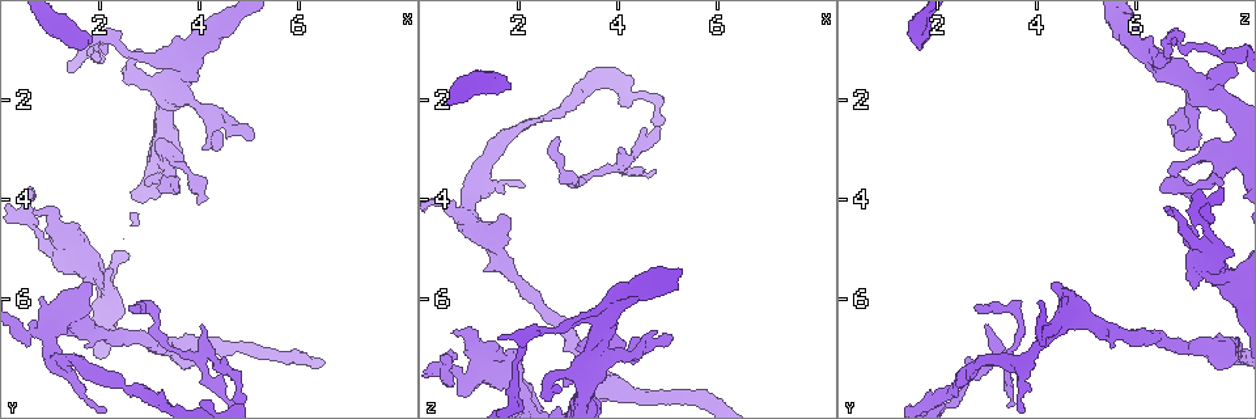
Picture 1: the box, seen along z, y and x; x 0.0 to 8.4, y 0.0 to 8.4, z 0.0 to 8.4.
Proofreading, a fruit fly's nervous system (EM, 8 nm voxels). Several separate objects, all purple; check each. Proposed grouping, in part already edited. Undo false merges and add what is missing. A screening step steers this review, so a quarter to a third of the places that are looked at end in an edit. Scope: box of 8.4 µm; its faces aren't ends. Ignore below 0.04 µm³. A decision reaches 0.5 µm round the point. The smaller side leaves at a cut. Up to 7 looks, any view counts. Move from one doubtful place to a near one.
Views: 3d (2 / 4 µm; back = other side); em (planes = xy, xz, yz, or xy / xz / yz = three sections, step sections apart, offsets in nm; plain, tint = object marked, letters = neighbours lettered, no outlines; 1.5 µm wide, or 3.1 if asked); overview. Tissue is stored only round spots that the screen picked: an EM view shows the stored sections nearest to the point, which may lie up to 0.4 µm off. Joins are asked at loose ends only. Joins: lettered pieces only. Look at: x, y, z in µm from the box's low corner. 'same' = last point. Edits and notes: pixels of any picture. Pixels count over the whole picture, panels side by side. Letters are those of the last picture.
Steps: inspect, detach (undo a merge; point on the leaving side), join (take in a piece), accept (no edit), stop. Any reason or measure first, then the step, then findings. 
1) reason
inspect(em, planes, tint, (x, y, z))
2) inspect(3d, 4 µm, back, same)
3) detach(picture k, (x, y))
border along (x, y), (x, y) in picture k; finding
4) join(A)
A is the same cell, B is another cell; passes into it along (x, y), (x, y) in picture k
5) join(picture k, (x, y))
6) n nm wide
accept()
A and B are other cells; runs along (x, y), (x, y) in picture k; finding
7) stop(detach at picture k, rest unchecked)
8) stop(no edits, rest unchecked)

inspect(em, yz, step 4, letters, (2.00, 5.80, 7.15))

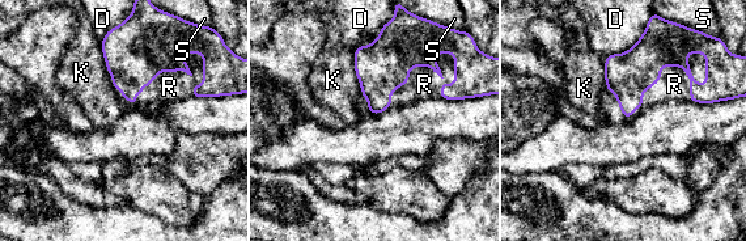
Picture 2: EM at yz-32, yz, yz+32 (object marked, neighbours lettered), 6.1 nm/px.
inspect(em, planes, letters, same)

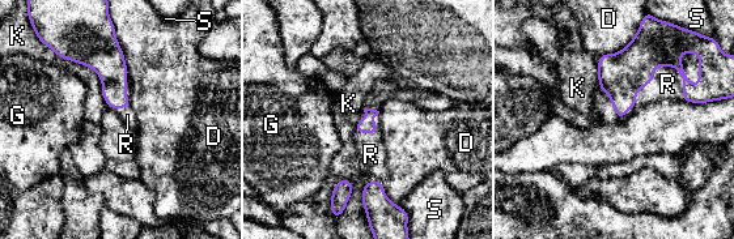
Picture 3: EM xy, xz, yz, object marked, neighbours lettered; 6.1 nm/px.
join(R)
R is the same cell, D, G, K and S are other cells; it goes on there

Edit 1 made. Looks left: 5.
redraw
inspect(overview)

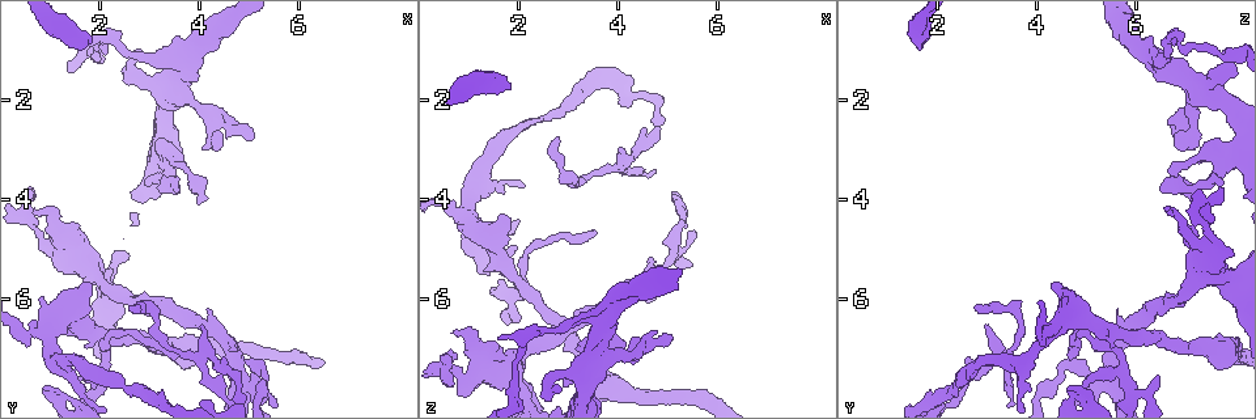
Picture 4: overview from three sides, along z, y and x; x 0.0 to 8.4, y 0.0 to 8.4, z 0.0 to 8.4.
inspect(3d, 4 µm, (2.20, 0.75, 6.70))

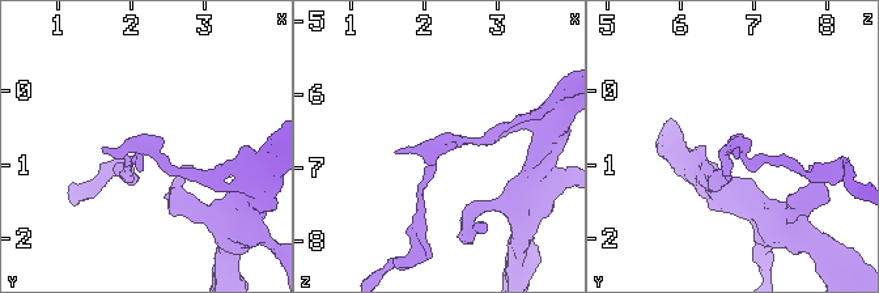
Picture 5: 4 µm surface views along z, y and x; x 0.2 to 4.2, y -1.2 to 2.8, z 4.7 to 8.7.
inspect(em, xz, step 8, letters, (2.20, 0.75, 6.65))

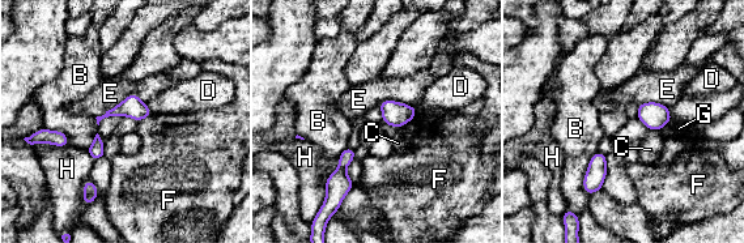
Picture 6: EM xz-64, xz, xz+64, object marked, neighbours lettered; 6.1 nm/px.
90 nm wide
accept()
B, C, D, E, F, G and H are other cells; border along (145, 102), (128, 94), (96, 118) in picture 6; continuous, no second cell

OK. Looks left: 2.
an open end
inspect(em, planes, letters, (0.70, 3.80, 7.80))

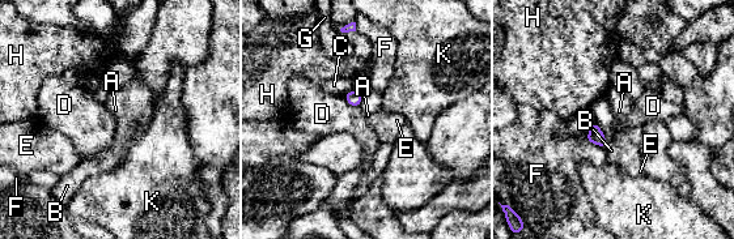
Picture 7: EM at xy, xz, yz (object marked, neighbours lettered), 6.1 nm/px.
B touches over 190 nm
accept()
A, B, C, D, E, F, G, H and K are other cells; border along (594, 120), (605, 137), (606, 148) in picture 7; no lettered piece goes on from it

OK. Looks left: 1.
stop(join at picture 3, rest unchecked)

